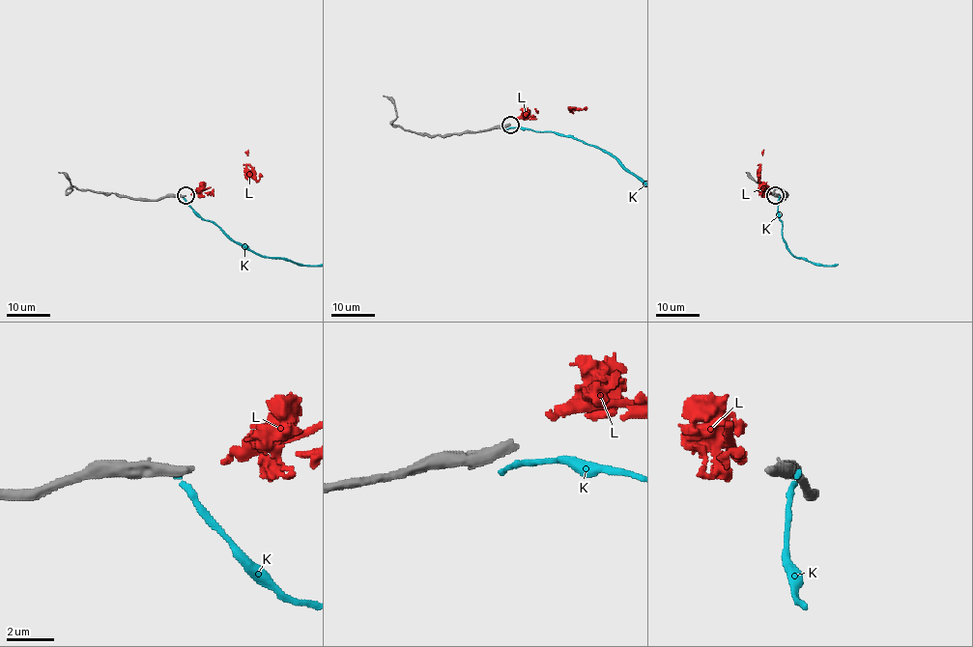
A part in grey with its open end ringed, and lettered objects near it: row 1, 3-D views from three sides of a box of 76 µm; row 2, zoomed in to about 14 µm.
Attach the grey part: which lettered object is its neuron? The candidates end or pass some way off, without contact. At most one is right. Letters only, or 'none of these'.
none of these

